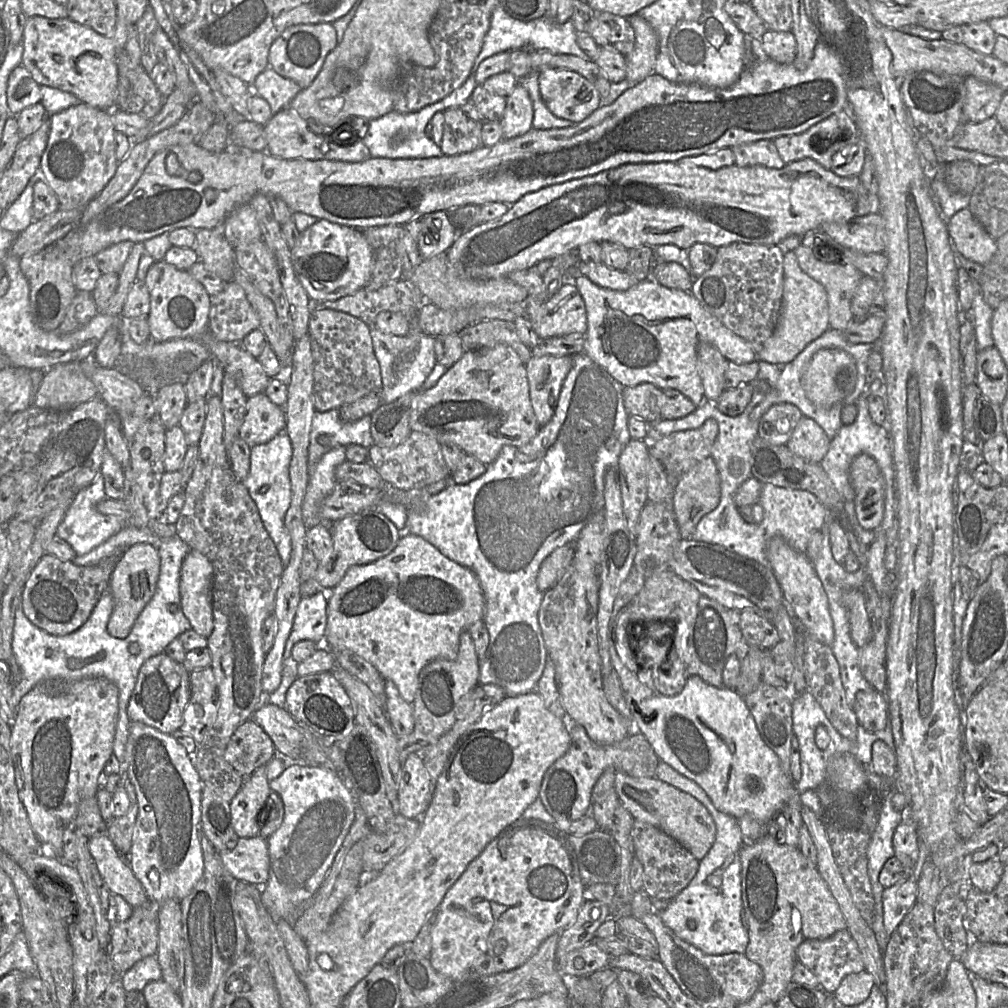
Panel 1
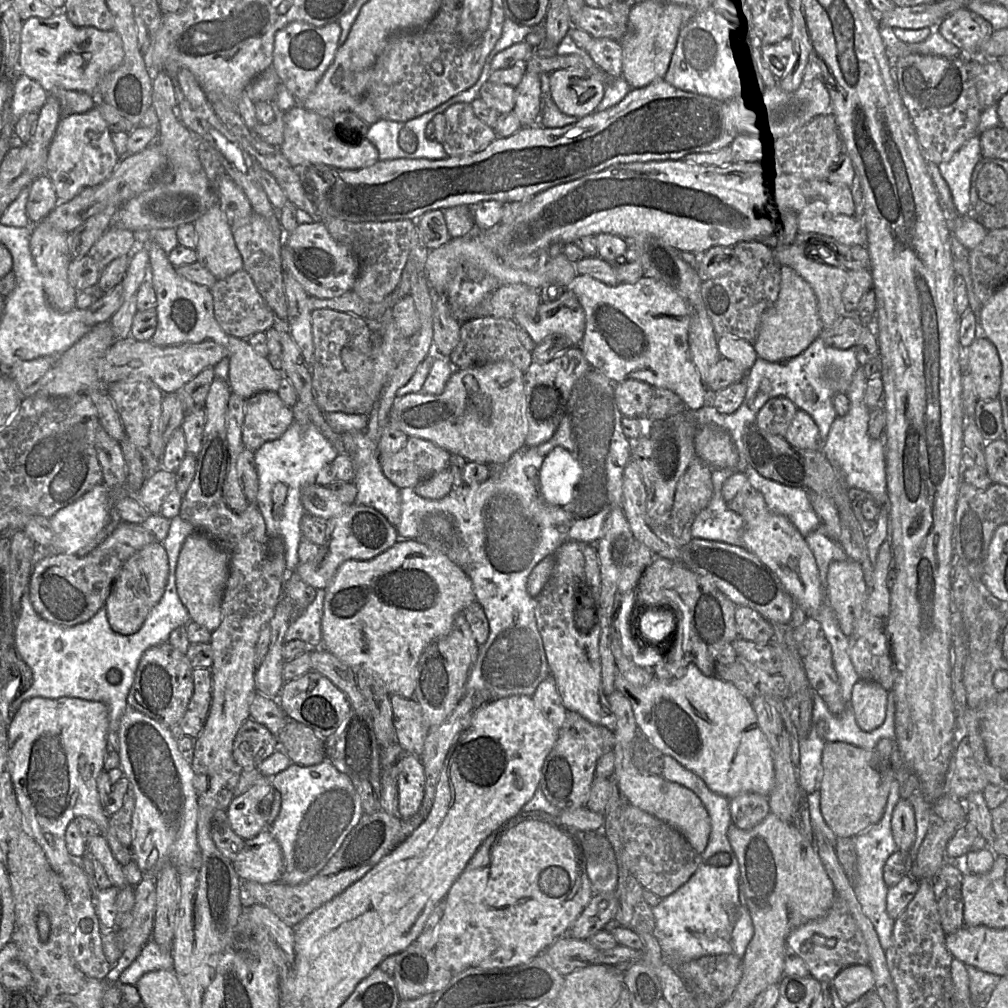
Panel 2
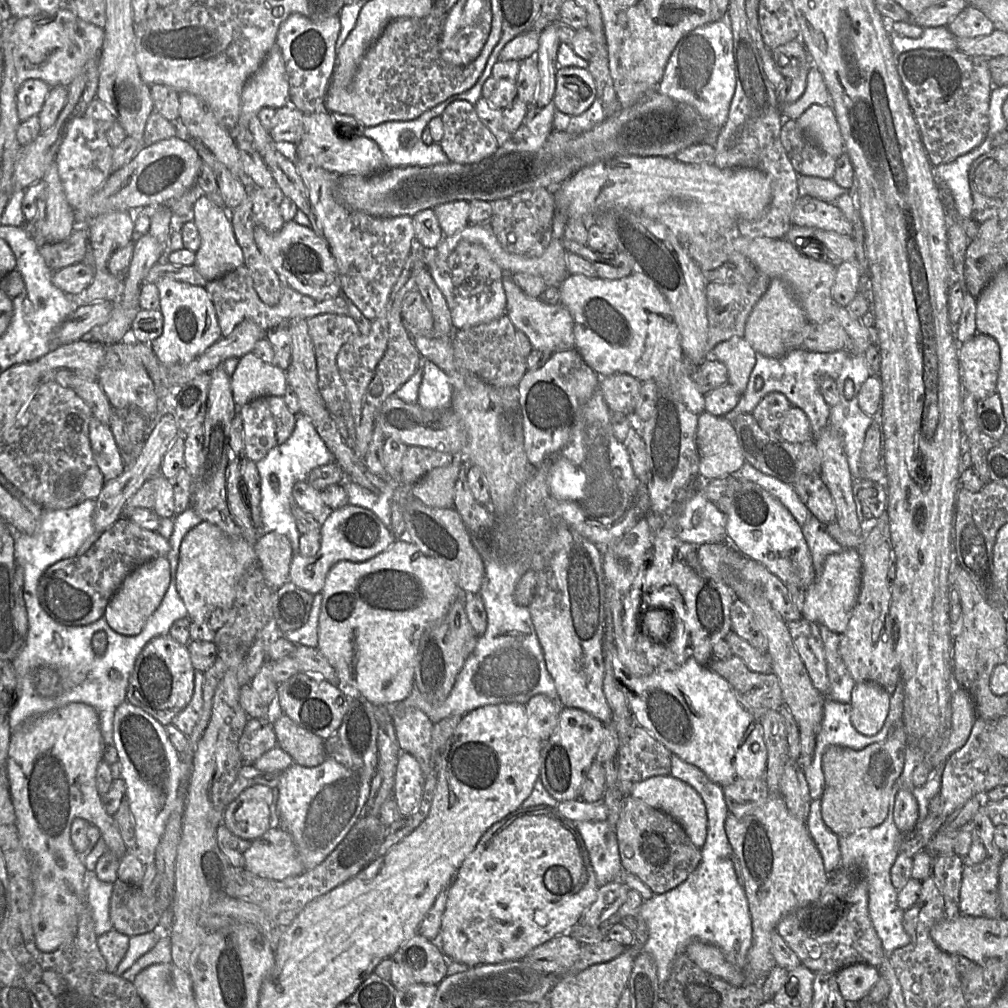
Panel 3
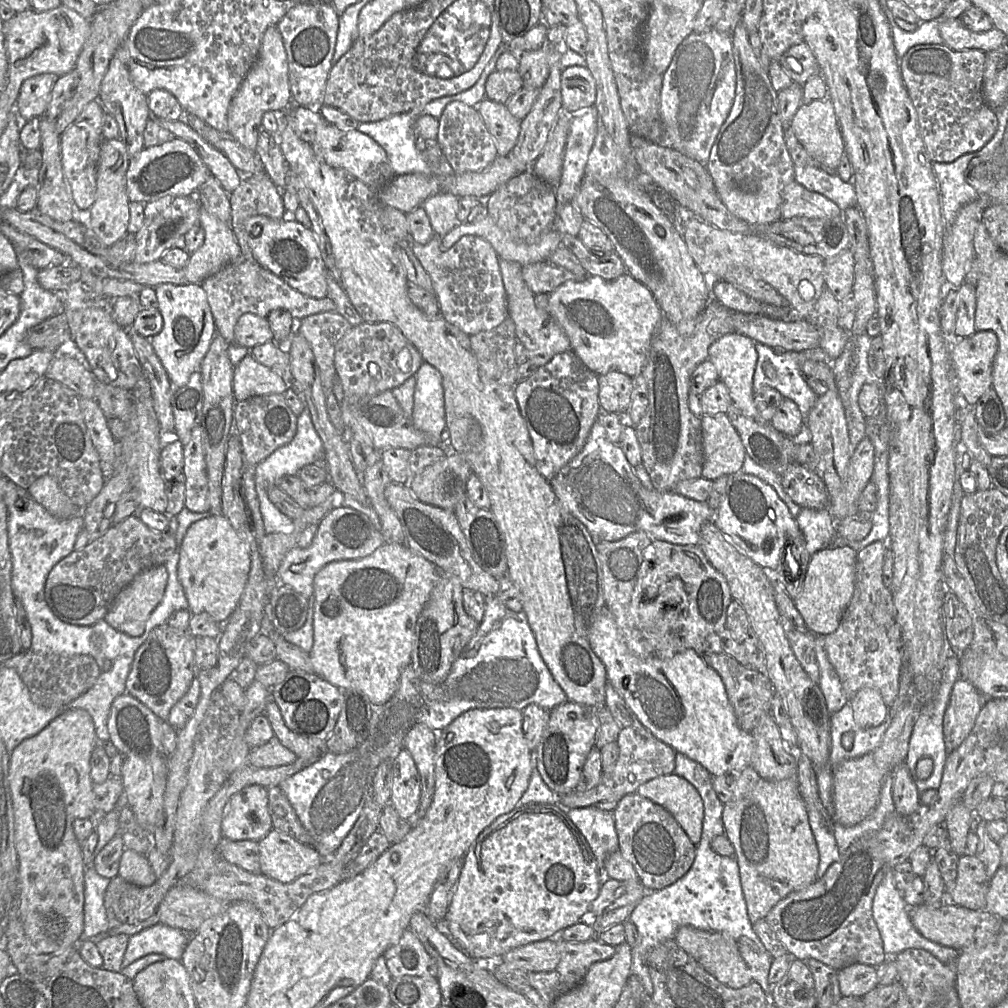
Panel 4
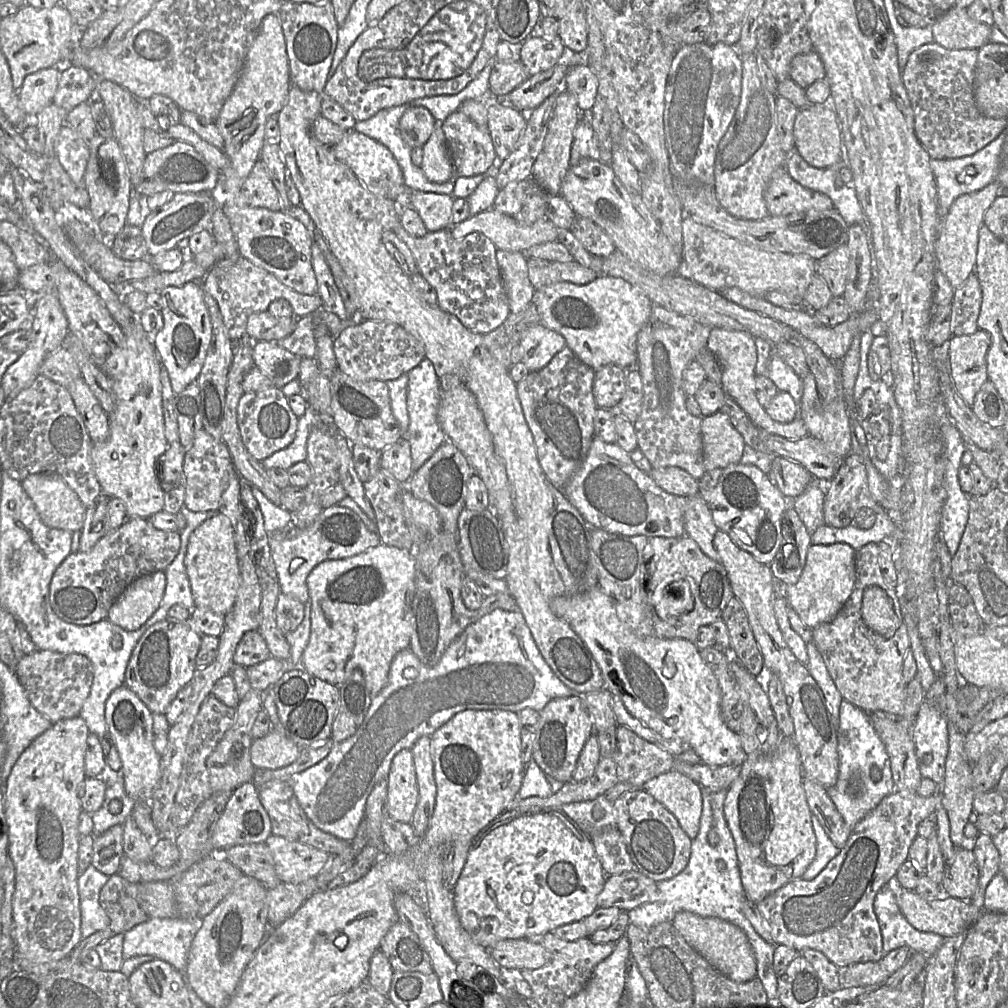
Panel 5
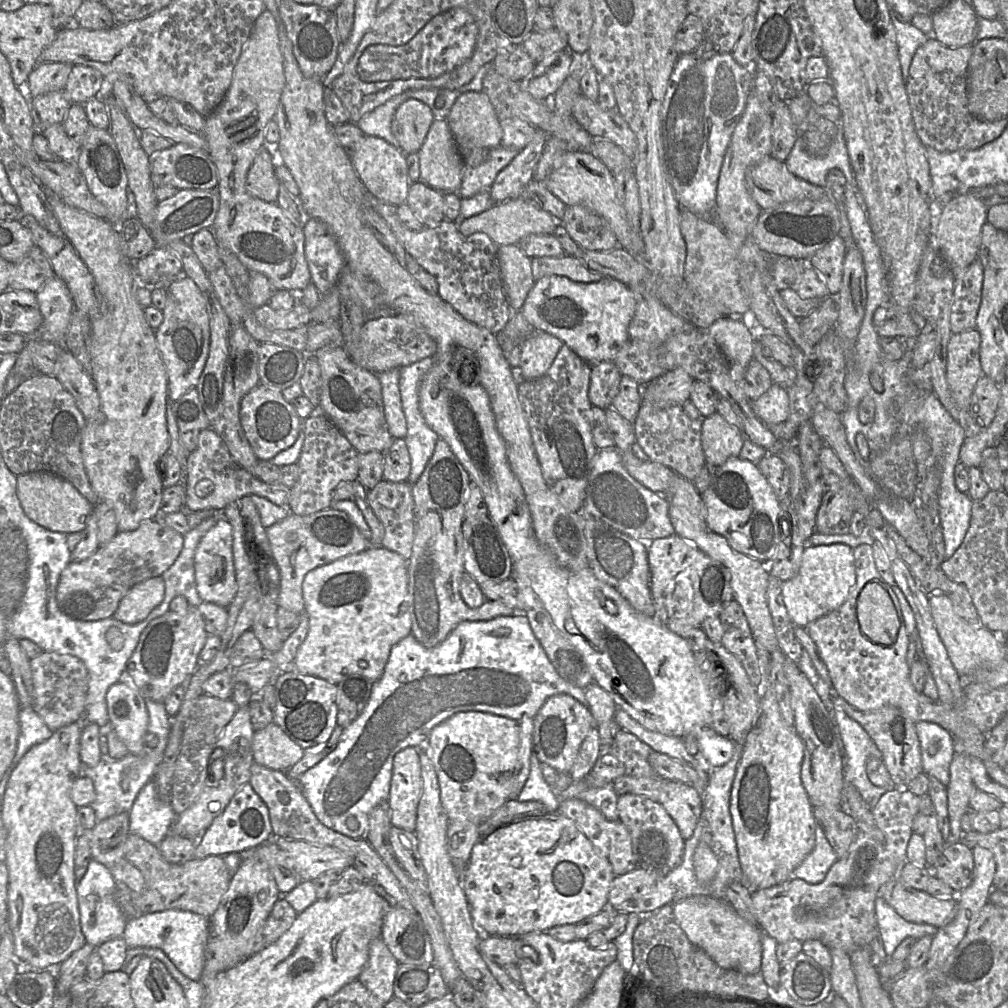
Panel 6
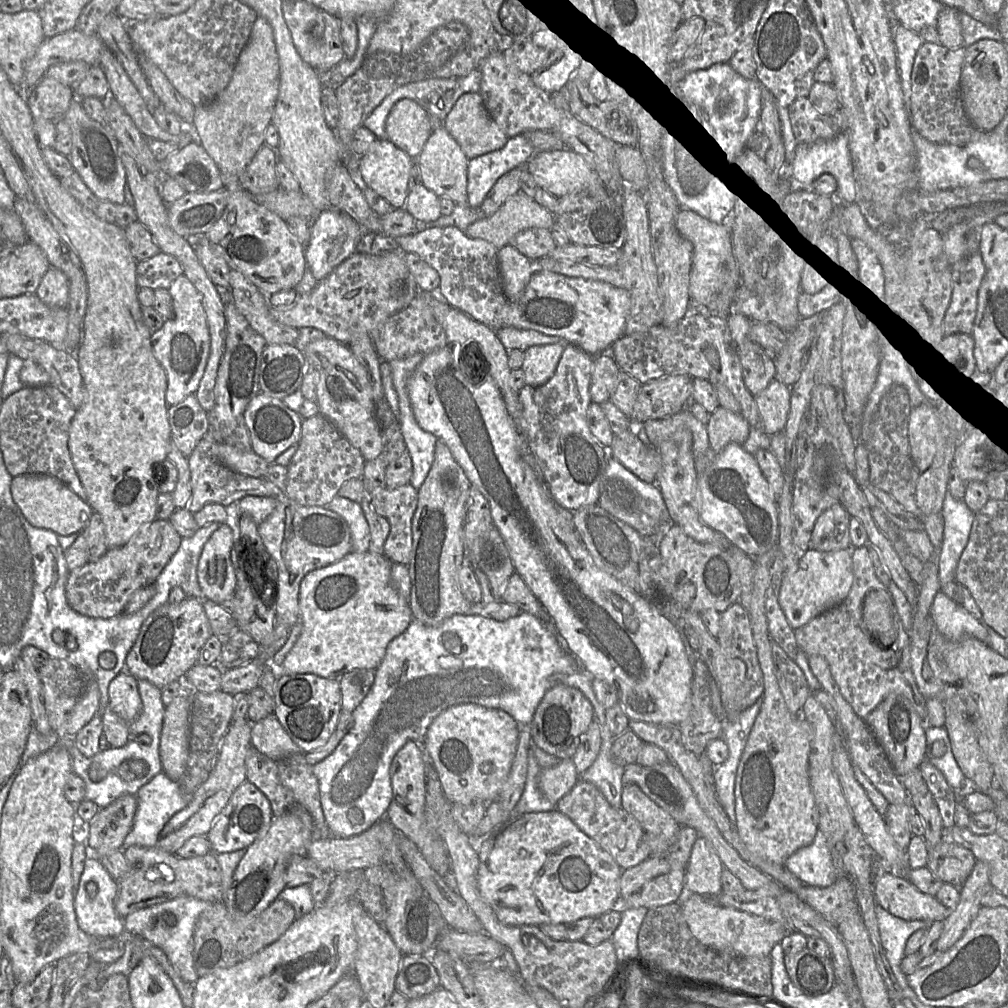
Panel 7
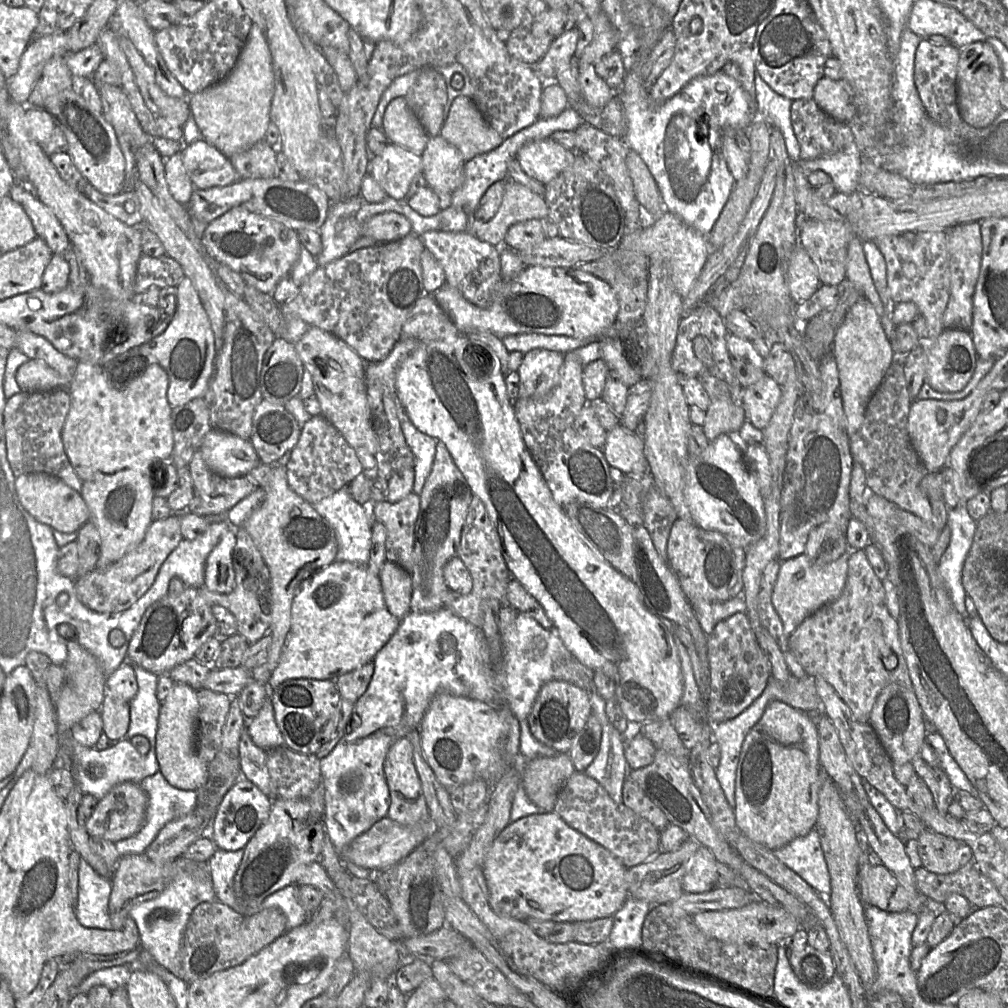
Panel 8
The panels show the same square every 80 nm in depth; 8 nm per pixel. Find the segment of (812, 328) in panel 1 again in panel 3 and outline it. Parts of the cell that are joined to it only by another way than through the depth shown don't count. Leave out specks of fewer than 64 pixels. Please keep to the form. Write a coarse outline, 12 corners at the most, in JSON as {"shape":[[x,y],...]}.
{"shape":[[771,279],[745,340],[779,357],[800,348],[809,322],[787,284]]}

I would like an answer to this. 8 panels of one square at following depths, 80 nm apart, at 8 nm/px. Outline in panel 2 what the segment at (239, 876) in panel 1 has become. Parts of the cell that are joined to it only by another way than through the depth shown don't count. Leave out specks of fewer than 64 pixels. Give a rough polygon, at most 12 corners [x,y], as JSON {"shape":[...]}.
{"shape":[[269,828],[232,861],[240,880],[281,882],[283,857]]}

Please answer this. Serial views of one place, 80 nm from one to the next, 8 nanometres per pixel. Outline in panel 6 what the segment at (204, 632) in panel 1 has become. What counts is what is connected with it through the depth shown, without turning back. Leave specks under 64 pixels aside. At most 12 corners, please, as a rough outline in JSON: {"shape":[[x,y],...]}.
{"shape":[[220,519],[194,556],[201,600],[225,608],[237,591],[232,526]]}

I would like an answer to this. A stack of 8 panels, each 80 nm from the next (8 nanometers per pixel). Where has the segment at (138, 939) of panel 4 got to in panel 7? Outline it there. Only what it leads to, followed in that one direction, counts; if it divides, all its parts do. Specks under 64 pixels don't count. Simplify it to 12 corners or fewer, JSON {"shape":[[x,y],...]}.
{"shape":[[190,896],[137,910],[126,933],[160,948],[194,984],[193,932],[214,902]]}

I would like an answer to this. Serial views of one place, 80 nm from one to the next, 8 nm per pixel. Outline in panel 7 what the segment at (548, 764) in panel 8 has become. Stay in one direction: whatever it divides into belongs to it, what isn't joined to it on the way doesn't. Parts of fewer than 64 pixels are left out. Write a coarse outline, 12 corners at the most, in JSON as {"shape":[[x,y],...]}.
{"shape":[[571,759],[540,770],[538,788],[553,805],[577,783]]}

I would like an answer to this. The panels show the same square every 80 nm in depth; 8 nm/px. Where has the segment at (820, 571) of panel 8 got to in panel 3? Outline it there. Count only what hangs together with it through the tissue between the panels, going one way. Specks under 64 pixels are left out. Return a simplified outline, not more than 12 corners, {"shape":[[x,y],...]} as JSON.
{"shape":[[857,549],[829,555],[802,618],[843,634],[857,602]]}

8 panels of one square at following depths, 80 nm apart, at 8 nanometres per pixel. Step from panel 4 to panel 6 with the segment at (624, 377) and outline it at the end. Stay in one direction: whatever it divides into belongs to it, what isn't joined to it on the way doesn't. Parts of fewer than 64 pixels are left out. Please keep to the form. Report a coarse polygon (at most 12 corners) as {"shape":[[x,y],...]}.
{"shape":[[613,361],[591,365],[588,398],[612,407],[622,373]]}

